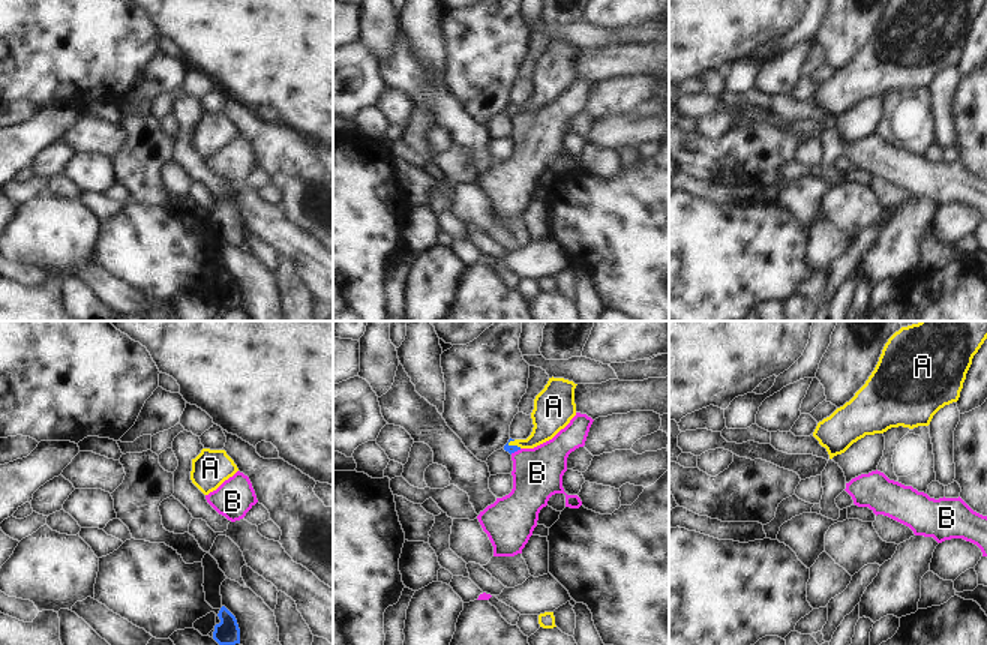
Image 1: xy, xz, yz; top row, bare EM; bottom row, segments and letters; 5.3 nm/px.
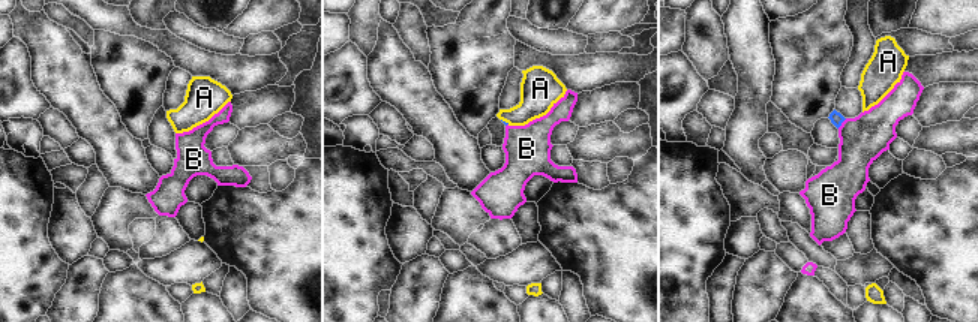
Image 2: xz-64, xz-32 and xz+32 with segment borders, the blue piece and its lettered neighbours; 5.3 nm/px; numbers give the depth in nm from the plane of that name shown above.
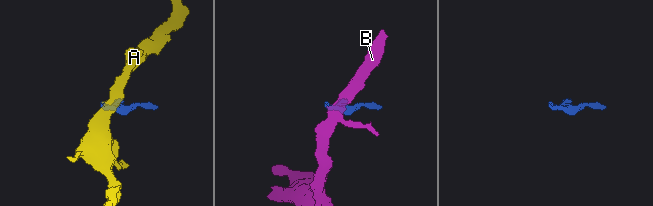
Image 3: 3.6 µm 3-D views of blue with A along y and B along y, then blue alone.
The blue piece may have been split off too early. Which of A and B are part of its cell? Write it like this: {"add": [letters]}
{"add": ["A"]}

